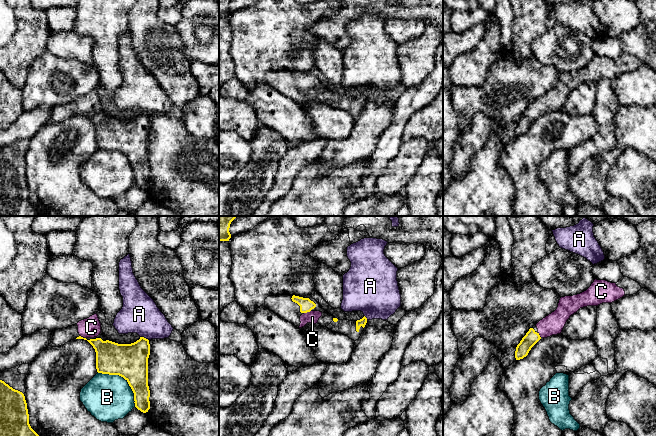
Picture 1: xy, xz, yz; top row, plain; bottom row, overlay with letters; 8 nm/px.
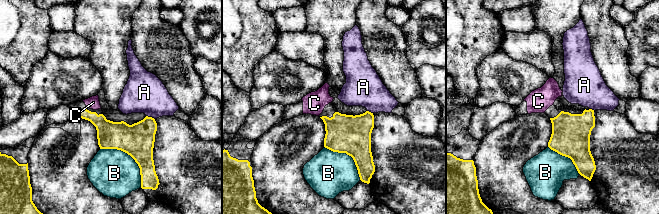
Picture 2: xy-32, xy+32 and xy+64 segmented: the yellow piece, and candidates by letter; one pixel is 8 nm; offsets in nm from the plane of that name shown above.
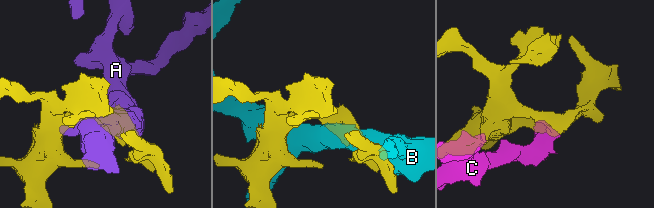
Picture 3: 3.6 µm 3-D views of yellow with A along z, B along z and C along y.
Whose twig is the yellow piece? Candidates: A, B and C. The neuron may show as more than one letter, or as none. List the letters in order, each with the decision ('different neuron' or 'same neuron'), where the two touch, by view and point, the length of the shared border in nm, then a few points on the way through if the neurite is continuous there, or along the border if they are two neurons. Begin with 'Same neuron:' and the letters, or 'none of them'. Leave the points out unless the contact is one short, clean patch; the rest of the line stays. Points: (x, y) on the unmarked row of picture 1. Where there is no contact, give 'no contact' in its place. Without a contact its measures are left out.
Same neuron: C
A: different neuron; meets yellow in xy at (143, 113); contact 80 nm long
B: different neuron; meets yellow in xy at (125, 155); contact 400 nm long
C: same neuron; meets yellow in xz at (307, 87); contact 60 nm long; runs through xz (306, 81), (307, 87), (312, 93)

